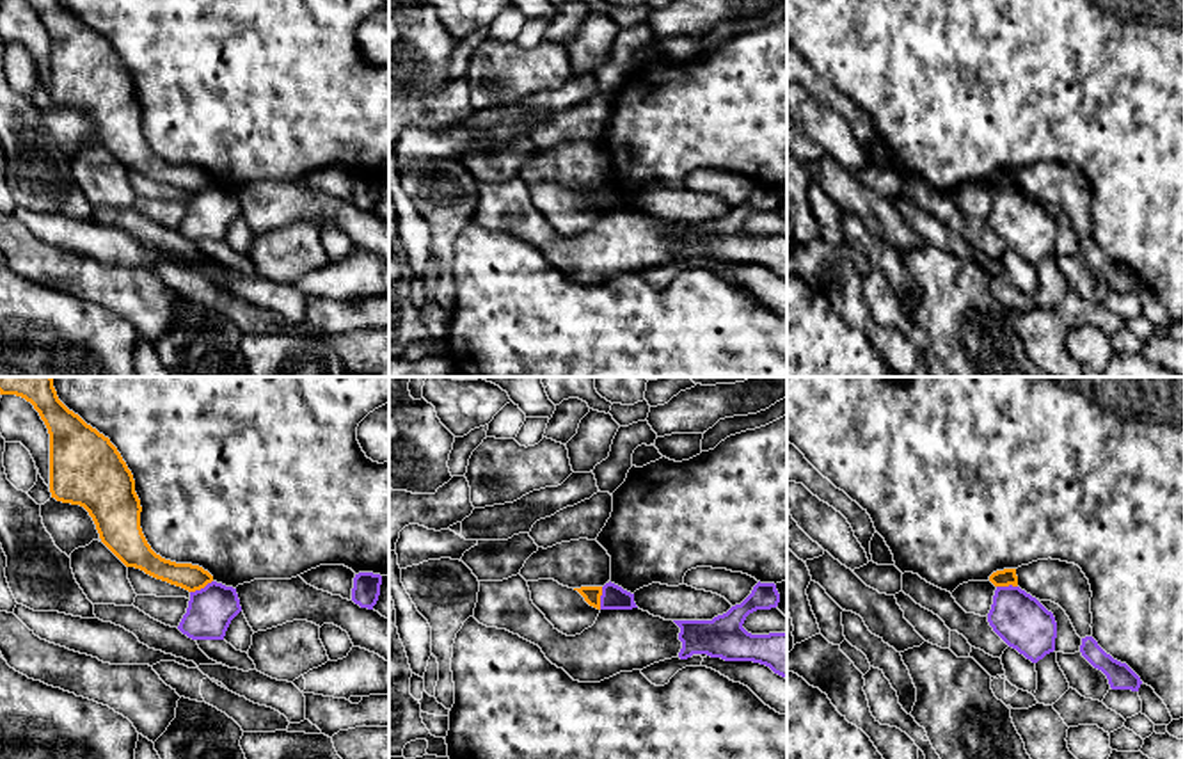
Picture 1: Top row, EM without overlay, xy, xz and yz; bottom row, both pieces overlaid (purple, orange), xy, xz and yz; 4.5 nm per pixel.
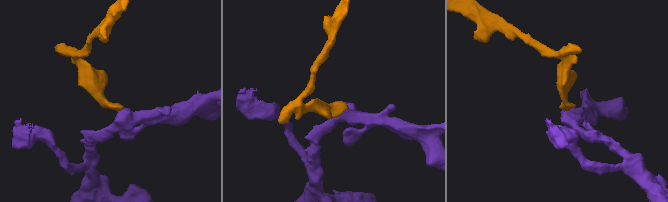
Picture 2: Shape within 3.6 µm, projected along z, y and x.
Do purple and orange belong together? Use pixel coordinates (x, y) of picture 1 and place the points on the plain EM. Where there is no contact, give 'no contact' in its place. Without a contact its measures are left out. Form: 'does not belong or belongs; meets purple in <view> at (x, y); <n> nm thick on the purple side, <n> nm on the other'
does not belong; meets purple in xy at (201, 191); 220 nm thick on the purple side, 120 nm on the other

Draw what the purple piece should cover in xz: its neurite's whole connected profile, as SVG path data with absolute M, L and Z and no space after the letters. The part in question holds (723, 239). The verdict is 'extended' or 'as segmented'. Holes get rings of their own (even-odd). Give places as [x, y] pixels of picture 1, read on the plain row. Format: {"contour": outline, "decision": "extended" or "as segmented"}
{"contour": "M757 185L751 196L712 222L673 222L679 229L680 261L707 256L725 263L753 263L787 281L787 235L751 236L742 226L757 212L780 204L774 185Z", "decision": "as segmented"}

